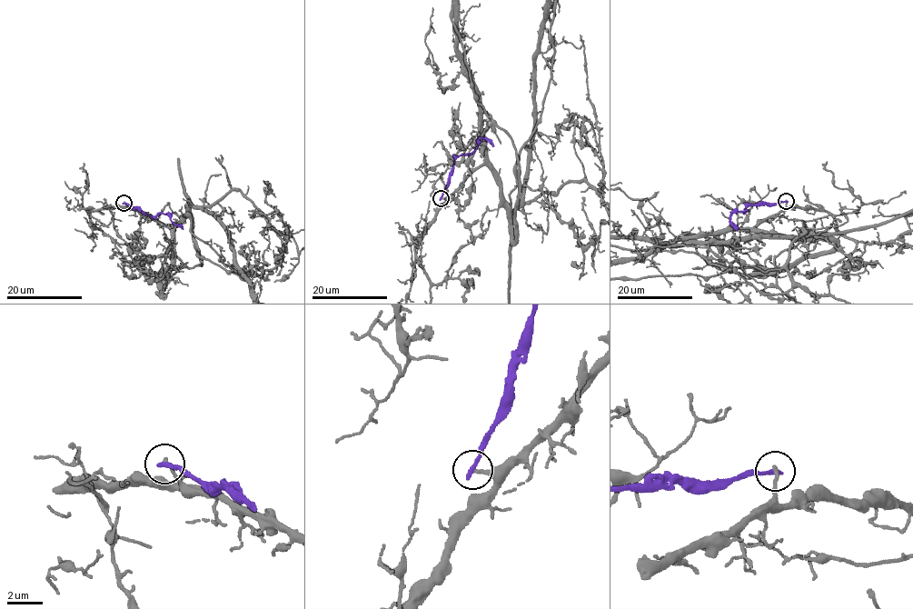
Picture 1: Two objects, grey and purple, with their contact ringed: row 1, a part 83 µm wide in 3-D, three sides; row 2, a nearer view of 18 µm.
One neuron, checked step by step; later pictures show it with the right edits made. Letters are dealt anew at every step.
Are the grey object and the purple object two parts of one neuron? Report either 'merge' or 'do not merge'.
do not merge

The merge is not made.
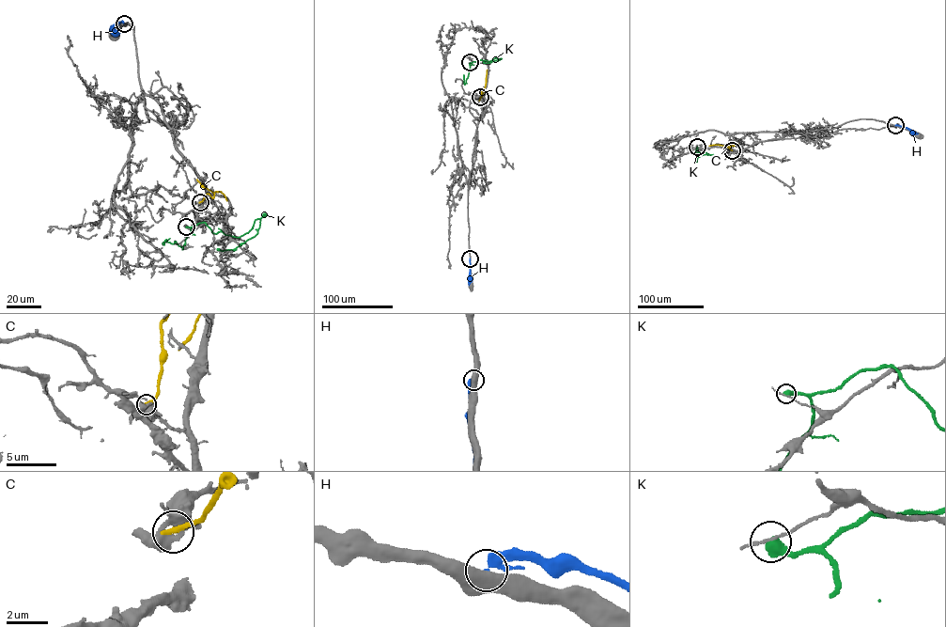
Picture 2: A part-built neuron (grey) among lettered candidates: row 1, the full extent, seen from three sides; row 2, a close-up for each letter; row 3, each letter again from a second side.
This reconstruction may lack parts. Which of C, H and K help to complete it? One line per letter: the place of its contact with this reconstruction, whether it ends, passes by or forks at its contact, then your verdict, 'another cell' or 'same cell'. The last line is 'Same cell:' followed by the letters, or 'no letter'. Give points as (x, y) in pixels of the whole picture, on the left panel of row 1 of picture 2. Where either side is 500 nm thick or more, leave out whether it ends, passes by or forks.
C: contact (200, 202); it ends; another cell
H: contact (124, 23); another cell
K: contact (186, 227); another cell
Same cell: no letter

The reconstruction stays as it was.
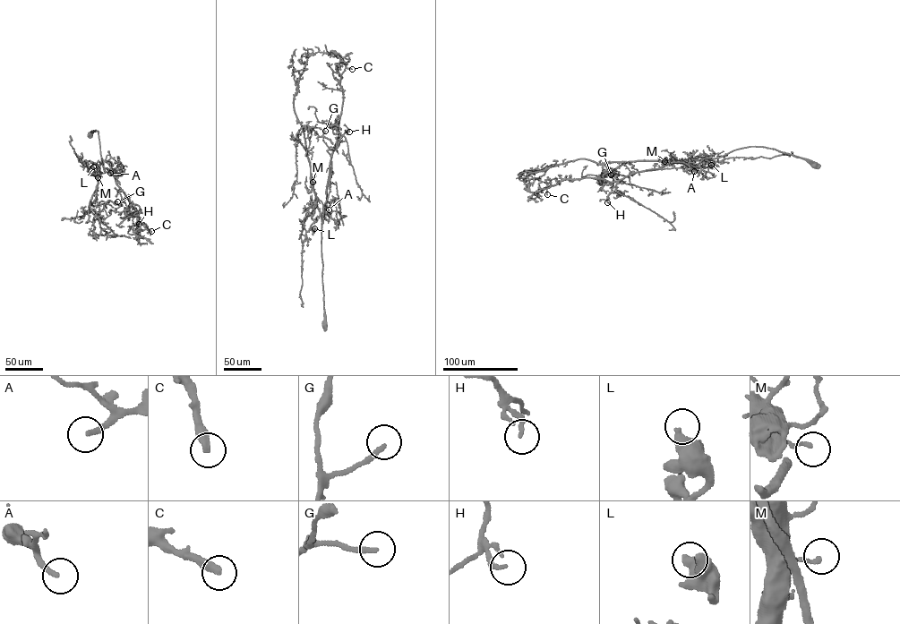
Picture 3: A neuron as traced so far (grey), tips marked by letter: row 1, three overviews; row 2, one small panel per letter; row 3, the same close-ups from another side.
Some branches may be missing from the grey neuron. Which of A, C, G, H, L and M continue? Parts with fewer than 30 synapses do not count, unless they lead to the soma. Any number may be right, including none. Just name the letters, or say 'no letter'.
A, C

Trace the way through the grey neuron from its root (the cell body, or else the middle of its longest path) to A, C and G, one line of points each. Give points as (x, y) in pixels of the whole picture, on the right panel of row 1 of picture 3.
A: (814, 164), (775, 149), (750, 146), (703, 160), (694, 171)
C: (814, 164), (775, 149), (749, 147), (612, 182), (566, 179), (547, 188), (547, 194)
G: (814, 164), (775, 149), (750, 146), (706, 159), (604, 163), (603, 169), (615, 172), (611, 175)

